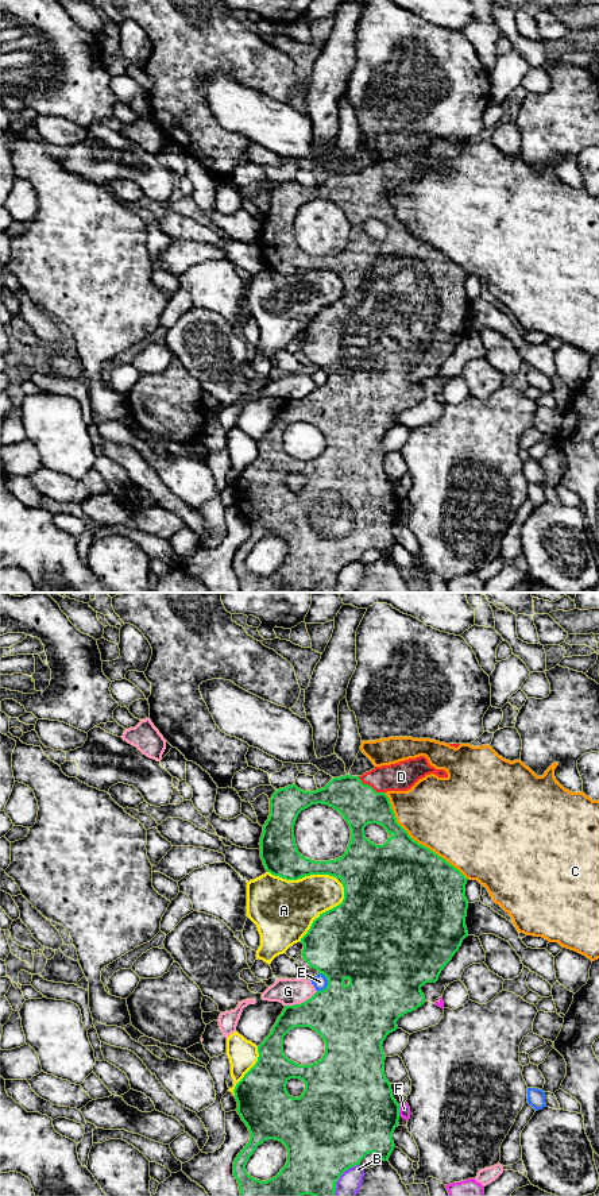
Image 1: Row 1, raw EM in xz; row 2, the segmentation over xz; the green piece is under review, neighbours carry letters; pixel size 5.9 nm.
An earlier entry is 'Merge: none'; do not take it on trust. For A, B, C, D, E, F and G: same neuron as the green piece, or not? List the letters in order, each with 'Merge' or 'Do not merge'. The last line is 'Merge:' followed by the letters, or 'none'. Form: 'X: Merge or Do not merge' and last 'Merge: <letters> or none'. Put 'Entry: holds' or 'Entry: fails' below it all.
A: Do not merge
B: Do not merge
C: Do not merge
D: Merge
E: Do not merge
F: Do not merge
G: Do not merge
Merge: D
Entry: fails

